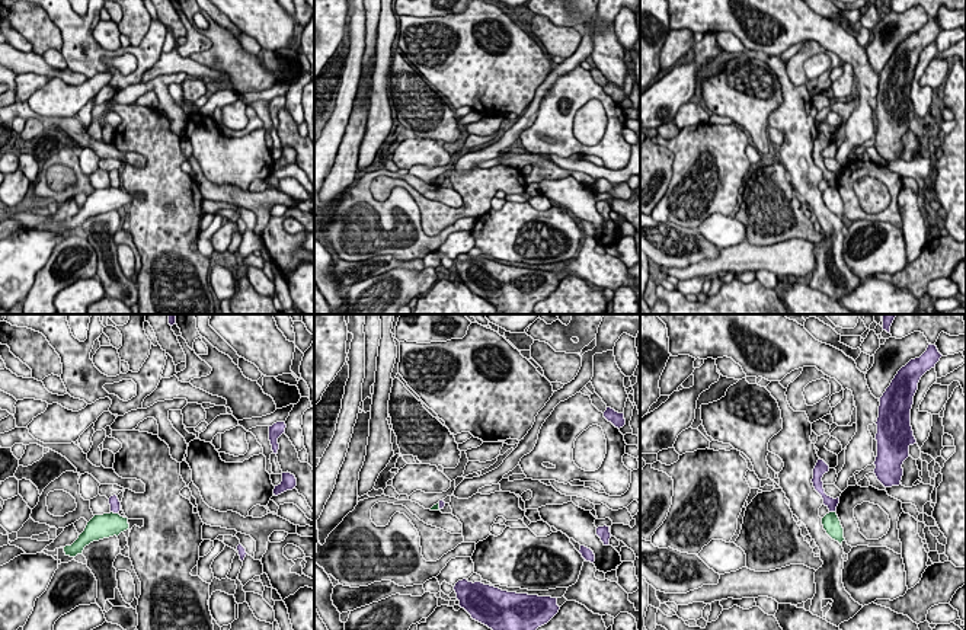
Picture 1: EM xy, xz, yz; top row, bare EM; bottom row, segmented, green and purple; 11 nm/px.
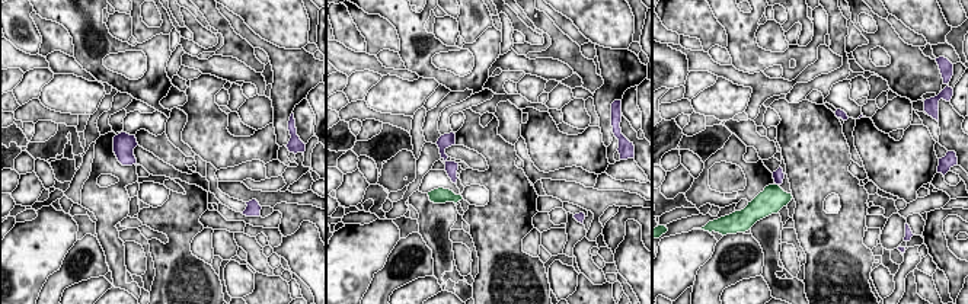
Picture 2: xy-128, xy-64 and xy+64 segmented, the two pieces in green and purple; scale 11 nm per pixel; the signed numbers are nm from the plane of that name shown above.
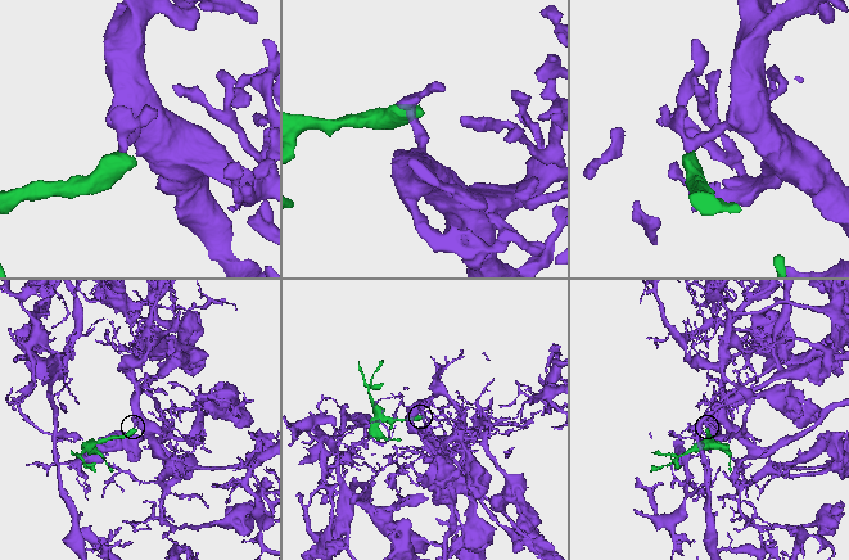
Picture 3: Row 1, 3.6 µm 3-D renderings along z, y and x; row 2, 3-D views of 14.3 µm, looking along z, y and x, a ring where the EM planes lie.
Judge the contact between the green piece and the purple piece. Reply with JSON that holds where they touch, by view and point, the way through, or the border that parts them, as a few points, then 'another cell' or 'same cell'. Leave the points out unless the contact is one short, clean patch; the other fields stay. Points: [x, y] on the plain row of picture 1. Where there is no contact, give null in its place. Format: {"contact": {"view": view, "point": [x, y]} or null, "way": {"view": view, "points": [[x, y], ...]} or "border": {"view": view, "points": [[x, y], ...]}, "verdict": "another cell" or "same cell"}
{"contact": {"view": "xy", "point": [115, 188]}, "border": {"view": "xy", "points": [[111, 185], [118, 188]]}, "verdict": "another cell"}

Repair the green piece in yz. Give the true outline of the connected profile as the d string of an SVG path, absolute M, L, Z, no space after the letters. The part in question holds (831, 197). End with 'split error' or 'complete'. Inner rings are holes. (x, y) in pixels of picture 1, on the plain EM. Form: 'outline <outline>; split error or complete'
outline M829 186L822 192L822 199L823 204L826 205L826 208L838 215L839 218L842 218L844 212L844 202L841 199L841 195L837 189L837 186Z; complete

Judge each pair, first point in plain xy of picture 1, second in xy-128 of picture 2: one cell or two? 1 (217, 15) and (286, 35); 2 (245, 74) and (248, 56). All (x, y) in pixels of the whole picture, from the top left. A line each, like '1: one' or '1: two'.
1: two
2: one

